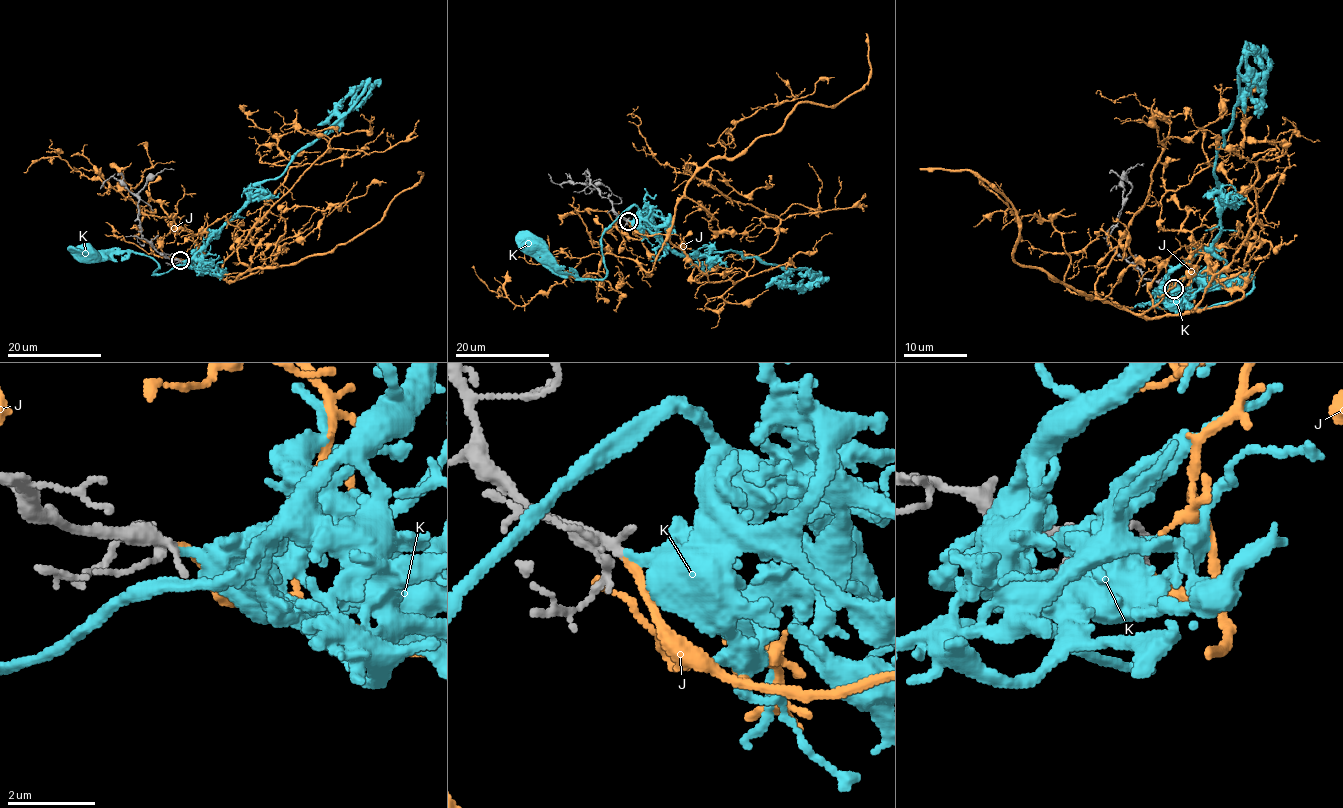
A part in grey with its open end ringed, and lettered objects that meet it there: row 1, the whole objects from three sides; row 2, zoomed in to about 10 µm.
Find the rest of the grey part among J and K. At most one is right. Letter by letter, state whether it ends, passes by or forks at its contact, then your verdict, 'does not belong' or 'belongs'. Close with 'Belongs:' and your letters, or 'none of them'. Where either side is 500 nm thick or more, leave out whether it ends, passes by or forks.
J: it ends there; belongs
K: it ends there; does not belong
Belongs: J

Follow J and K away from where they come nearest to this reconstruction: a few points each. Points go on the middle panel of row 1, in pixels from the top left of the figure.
J: (628, 221), (667, 233), (697, 167), (686, 163), (777, 217), (813, 209), (821, 180), (808, 163)
K: (628, 221), (638, 217), (635, 206), (602, 235), (606, 269), (602, 278), (559, 273), (534, 246)

